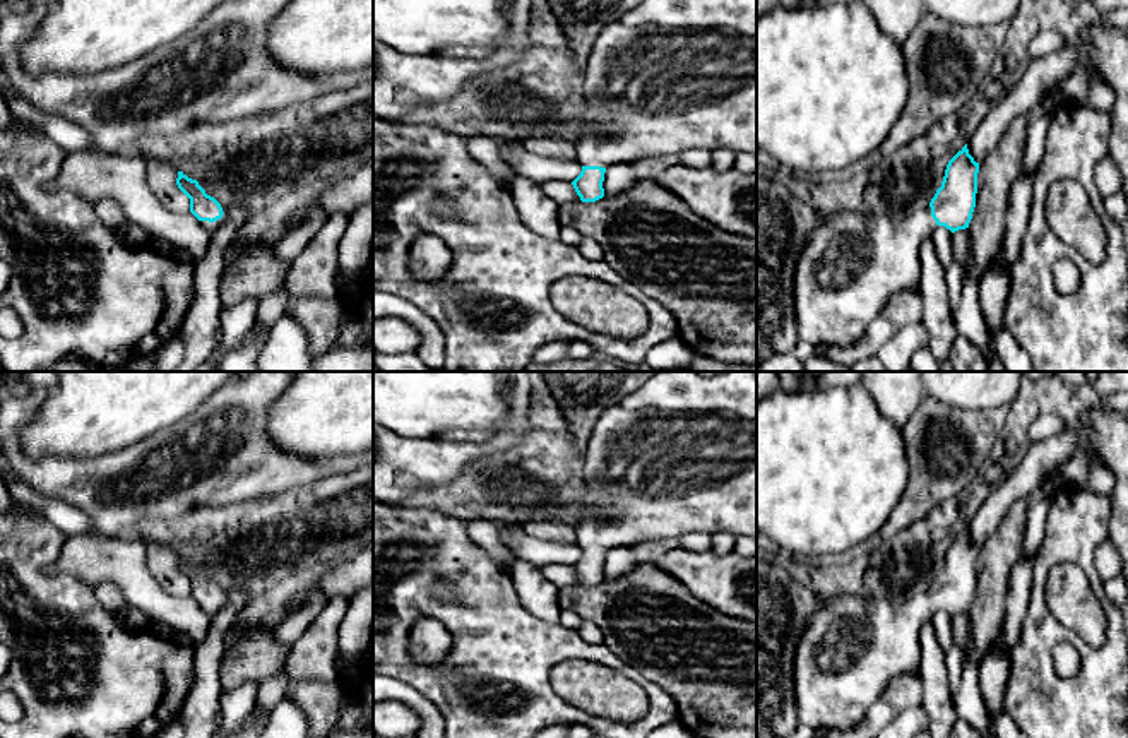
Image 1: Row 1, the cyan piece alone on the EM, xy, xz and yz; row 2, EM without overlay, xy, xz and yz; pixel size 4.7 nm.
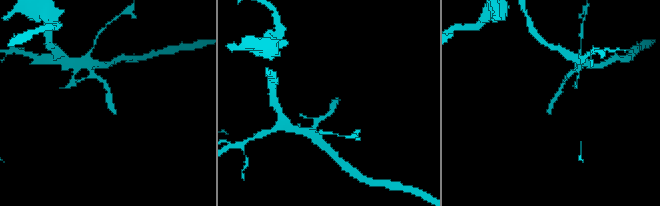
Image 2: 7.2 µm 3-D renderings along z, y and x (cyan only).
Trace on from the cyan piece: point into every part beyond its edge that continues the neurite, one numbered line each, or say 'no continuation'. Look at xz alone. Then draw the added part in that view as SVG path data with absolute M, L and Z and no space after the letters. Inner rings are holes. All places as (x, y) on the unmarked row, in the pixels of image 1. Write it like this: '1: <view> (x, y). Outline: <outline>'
1: xz (676, 456). Outline: M657 372L642 387L601 414L582 454L582 481L580 505L584 514L575 527L580 550L633 548L645 541L681 538L692 533L729 533L757 539L757 372L721 372L712 377L698 372Z

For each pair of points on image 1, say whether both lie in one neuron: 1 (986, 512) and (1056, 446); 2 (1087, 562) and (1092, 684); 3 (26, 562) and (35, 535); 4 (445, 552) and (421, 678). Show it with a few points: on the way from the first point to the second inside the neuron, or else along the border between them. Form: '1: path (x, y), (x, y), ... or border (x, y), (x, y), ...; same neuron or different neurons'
1: path (1003, 497), (1039, 463); same neuron
2: path (1046, 565), (1038, 581), (1038, 612), (1077, 642); same neuron
3: path (26, 555), (26, 548), (33, 541); same neuron
4: path (415, 583), (401, 596), (399, 648); same neuron

